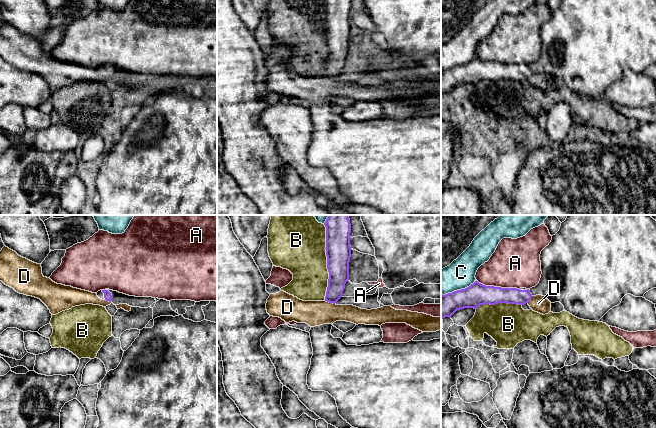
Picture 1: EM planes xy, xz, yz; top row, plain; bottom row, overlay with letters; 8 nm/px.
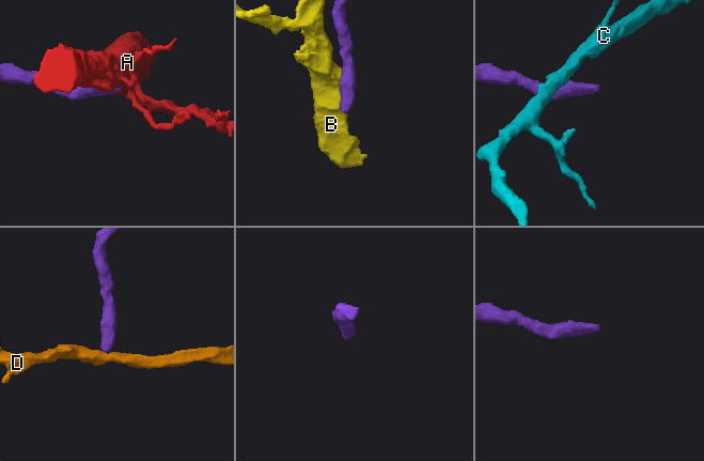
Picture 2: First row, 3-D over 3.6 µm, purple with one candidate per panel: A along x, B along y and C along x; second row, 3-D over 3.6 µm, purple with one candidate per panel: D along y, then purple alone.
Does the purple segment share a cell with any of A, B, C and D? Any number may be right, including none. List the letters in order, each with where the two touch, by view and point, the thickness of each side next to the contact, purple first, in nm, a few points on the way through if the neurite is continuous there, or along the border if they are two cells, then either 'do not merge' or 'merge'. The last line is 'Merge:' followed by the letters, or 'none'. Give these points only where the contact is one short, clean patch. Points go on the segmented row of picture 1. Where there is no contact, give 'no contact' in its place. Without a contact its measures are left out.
A: meets purple in yz at (498, 287); 180 nm thick on the purple side, 380 nm on the other; border along yz (477, 280), (485, 285), (516, 287), (519, 289); do not merge
B: meets purple in xz at (327, 262); 200 nm thick on the purple side, 400 nm on the other; do not merge
C: meets purple in yz at (458, 290); 190 nm thick on the purple side, 240 nm on the other; do not merge
D: meets purple in xz at (331, 302); 160 nm thick on the purple side, 200 nm on the other; runs through xz (338, 272), (331, 302), (321, 312), (314, 313); merge
Merge: D

